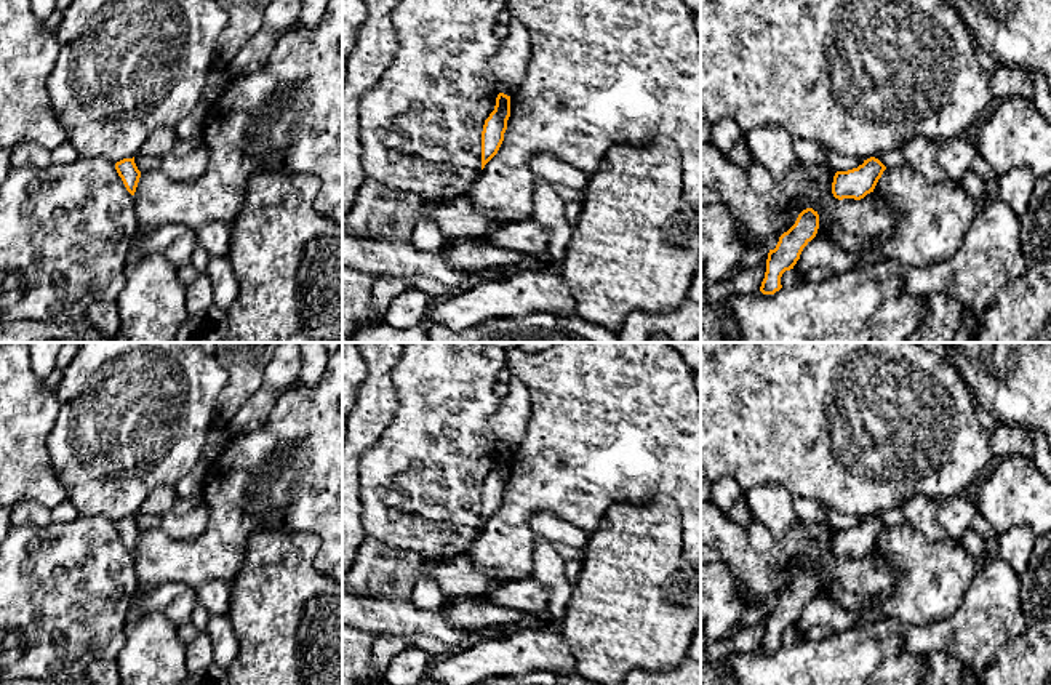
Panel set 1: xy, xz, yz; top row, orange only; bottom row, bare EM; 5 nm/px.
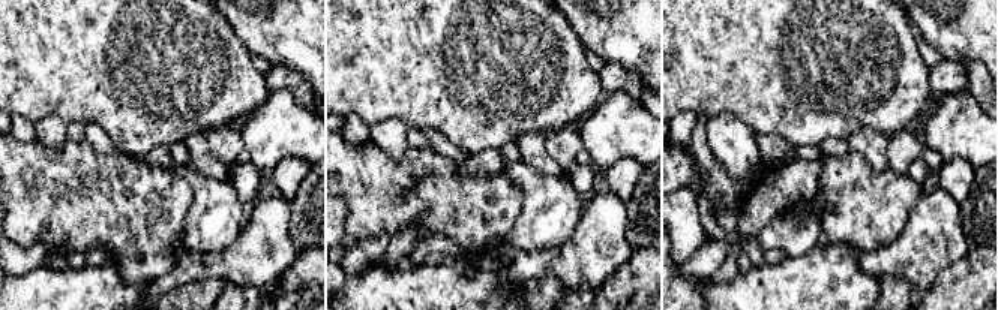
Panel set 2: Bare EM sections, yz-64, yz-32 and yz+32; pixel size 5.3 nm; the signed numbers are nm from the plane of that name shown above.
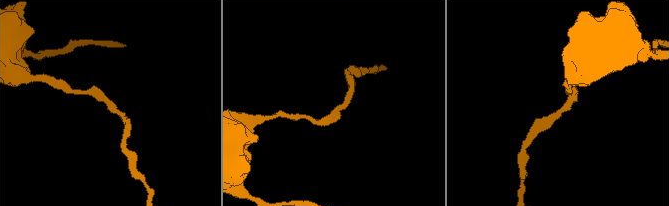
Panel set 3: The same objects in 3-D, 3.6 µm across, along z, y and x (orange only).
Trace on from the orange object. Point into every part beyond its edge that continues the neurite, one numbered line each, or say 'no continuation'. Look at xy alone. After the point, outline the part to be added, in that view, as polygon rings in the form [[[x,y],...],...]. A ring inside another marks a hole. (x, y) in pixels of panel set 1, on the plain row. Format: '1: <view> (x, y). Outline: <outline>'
no continuation

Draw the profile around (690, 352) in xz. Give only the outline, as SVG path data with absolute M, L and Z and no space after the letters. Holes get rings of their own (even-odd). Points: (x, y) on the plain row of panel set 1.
M665 342L677 351L694 375L701 375L701 342Z

